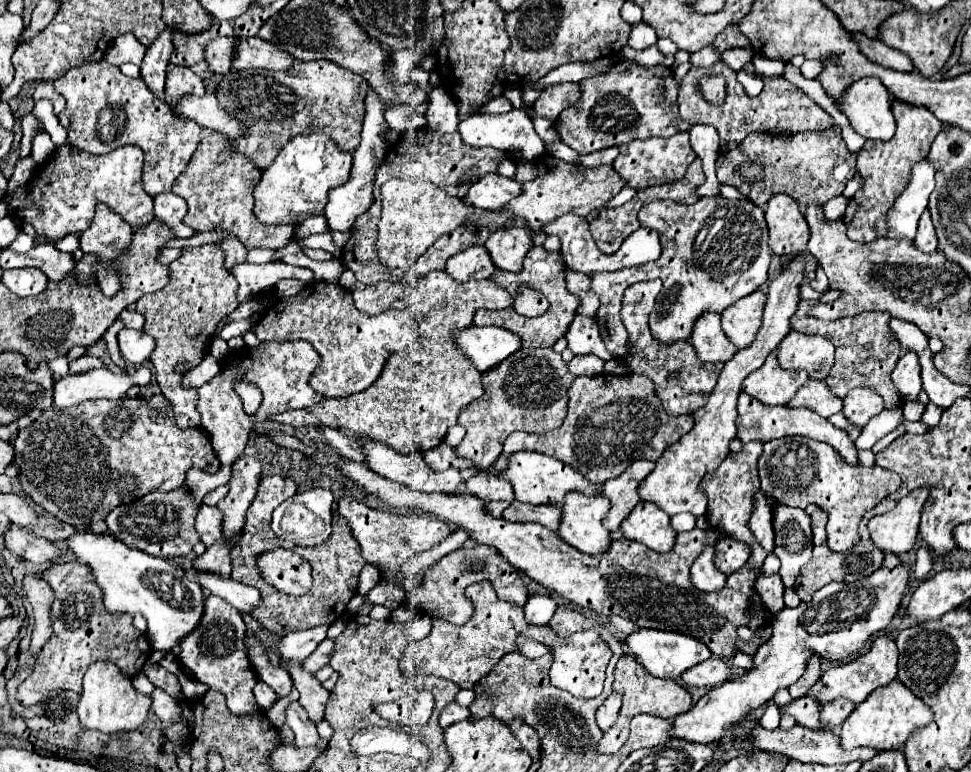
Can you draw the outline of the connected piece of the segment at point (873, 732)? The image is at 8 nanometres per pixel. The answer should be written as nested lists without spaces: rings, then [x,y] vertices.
[[[896,679],[890,685],[886,685],[886,689],[876,689],[864,703],[856,707],[856,711],[842,723],[840,739],[844,749],[870,747],[880,753],[880,751],[900,749],[916,729],[926,727],[930,721],[932,721],[932,709]]]

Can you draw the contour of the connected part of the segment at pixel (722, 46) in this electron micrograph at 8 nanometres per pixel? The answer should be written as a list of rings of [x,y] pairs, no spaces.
[[[730,25],[722,31],[722,35],[716,37],[714,47],[718,51],[726,51],[726,49],[732,49],[732,47],[746,47],[748,49],[750,41],[746,41],[746,35],[736,25]]]

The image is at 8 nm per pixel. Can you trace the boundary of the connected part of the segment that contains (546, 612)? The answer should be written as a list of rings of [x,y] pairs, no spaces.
[[[530,595],[528,603],[524,605],[526,621],[532,625],[546,625],[550,621],[550,617],[554,615],[556,605],[558,603],[548,595]]]

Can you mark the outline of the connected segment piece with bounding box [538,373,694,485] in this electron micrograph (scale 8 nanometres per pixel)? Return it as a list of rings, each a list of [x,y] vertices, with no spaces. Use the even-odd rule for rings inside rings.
[[[604,373],[604,375],[598,375],[598,377],[578,377],[578,379],[572,383],[572,387],[570,387],[570,405],[568,405],[568,415],[566,415],[564,423],[562,423],[558,429],[554,429],[554,431],[548,431],[548,433],[544,433],[544,435],[538,435],[538,453],[556,457],[556,459],[560,459],[560,461],[564,461],[564,463],[570,463],[570,465],[576,467],[576,469],[584,469],[582,475],[584,475],[586,479],[590,479],[590,481],[596,483],[596,485],[604,485],[608,479],[618,477],[630,463],[634,463],[634,461],[638,461],[638,459],[658,461],[660,455],[664,453],[664,449],[666,449],[670,443],[678,441],[682,435],[686,435],[686,433],[692,429],[692,425],[694,425],[692,415],[676,415],[676,417],[672,417],[672,415],[668,415],[668,413],[662,409],[660,399],[658,399],[656,393],[654,393],[654,383],[652,383],[648,377],[644,377],[644,375],[636,375],[636,373],[628,373],[628,375],[612,375],[612,373],[608,373],[608,375],[606,375],[606,373]],[[582,421],[596,421],[596,425],[598,425],[598,421],[602,421],[602,439],[600,439],[600,433],[598,433],[598,427],[596,427],[596,431],[592,433],[592,427],[582,427],[582,425],[580,425]]]

